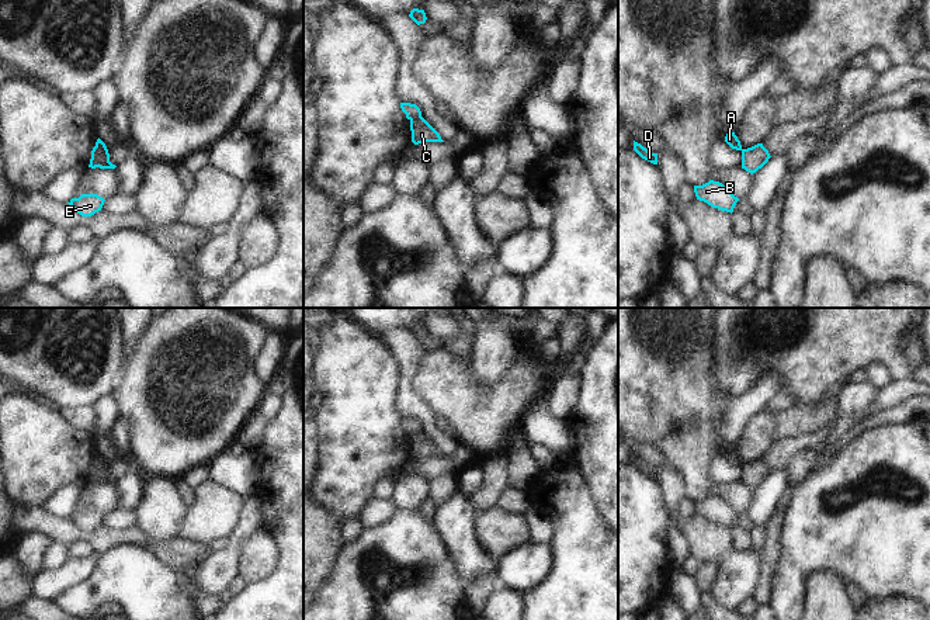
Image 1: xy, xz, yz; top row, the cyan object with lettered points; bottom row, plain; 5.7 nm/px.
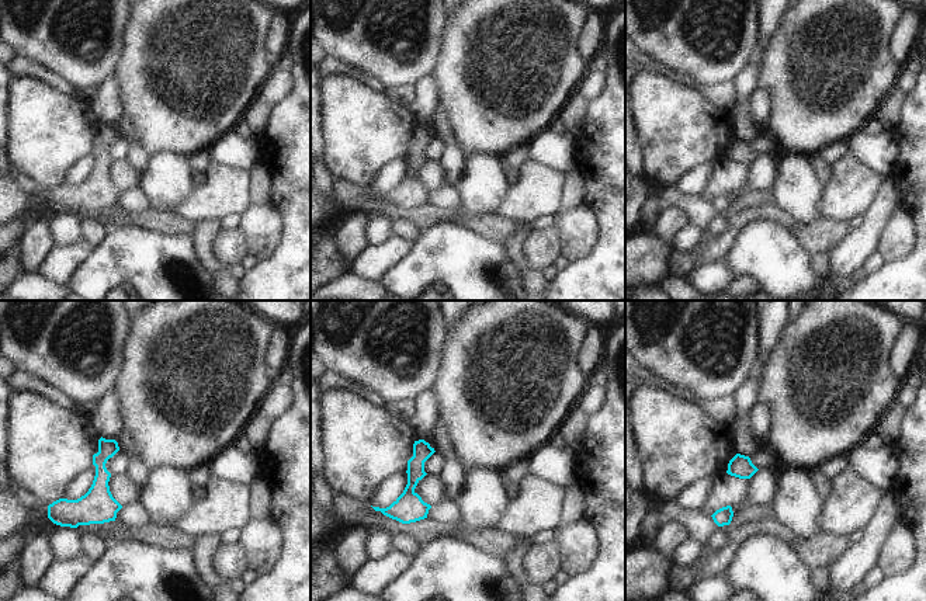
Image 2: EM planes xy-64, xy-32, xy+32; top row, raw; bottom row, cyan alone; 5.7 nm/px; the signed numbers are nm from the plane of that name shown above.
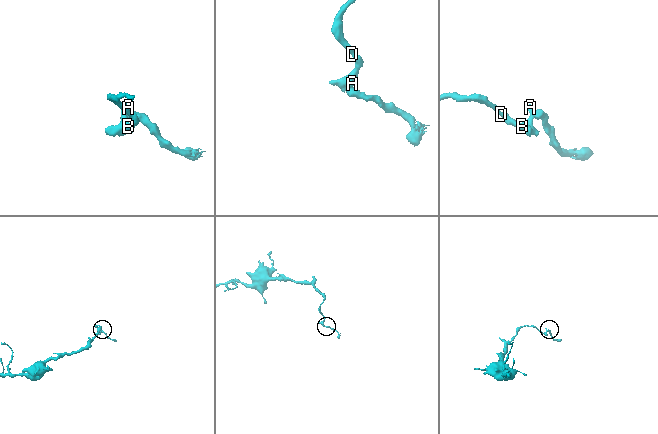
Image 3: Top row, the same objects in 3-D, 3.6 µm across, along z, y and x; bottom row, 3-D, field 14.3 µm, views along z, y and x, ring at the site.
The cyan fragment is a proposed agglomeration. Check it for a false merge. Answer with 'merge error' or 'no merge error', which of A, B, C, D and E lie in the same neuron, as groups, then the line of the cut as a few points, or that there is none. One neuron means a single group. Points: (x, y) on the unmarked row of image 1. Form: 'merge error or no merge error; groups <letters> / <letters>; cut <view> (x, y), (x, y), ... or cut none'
merge error; groups A B D E / C; cut xy (107, 464), (99, 470), (96, 481)

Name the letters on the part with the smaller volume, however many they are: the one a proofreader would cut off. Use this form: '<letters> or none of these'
C

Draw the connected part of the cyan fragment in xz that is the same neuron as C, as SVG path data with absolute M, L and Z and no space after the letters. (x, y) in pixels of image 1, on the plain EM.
M423 433L410 434L412 457L444 457L440 448Z

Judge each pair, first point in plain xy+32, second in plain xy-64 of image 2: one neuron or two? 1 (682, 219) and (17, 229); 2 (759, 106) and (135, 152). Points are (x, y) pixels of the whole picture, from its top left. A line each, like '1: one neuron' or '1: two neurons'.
1: two neurons
2: one neuron

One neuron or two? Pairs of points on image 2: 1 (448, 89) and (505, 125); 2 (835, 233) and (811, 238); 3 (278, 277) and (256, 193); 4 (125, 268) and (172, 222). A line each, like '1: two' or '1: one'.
1: one
2: one
3: two
4: two

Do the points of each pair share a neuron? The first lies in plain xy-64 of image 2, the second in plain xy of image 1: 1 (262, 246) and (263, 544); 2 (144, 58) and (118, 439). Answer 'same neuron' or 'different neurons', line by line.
1: same neuron
2: different neurons

